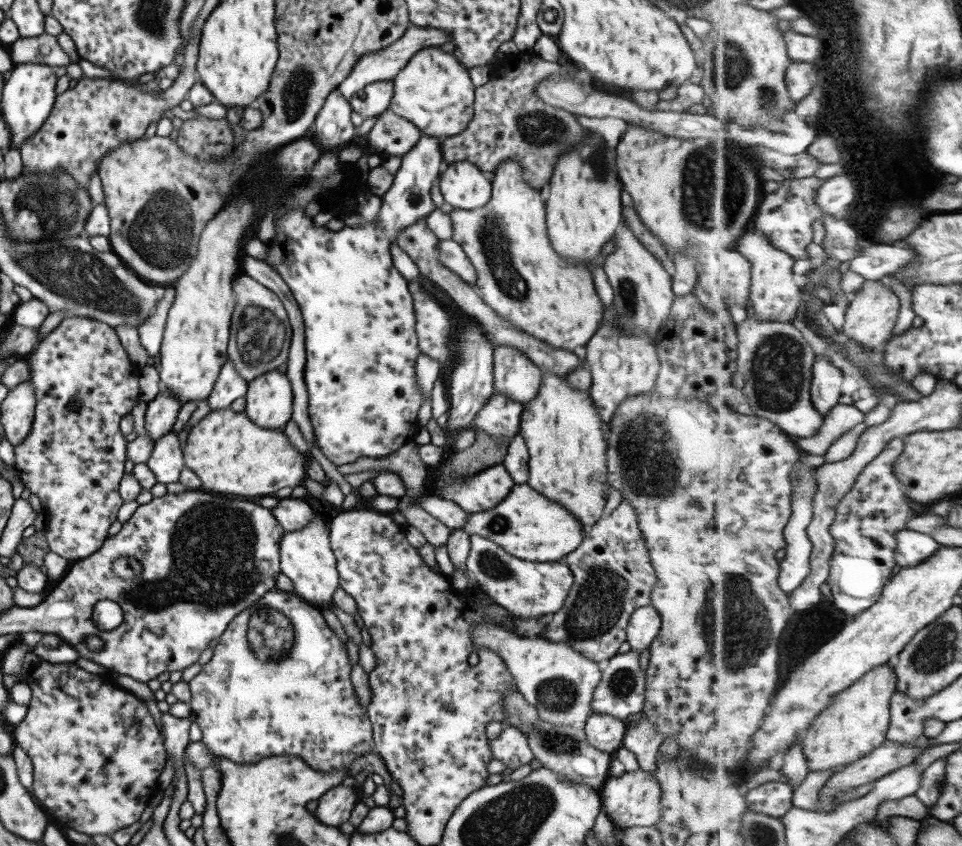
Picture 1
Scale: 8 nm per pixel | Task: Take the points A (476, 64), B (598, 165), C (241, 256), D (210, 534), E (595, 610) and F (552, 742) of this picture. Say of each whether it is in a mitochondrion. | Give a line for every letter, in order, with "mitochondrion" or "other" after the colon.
A: other
B: mitochondrion
C: other
D: mitochondrion
E: mitochondrion
F: mitochondrion

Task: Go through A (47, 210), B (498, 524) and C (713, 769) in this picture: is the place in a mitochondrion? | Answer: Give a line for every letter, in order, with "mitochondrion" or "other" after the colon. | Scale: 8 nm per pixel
A: mitochondrion
B: mitochondrion
C: other

